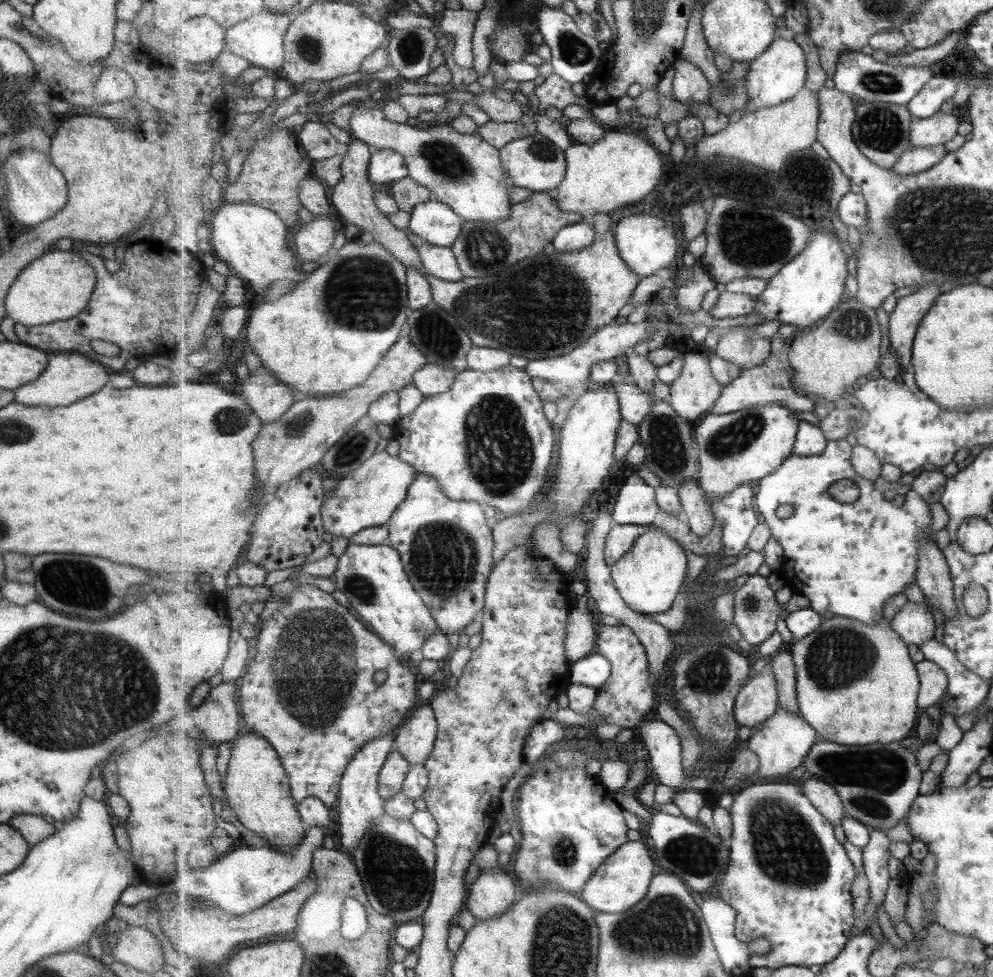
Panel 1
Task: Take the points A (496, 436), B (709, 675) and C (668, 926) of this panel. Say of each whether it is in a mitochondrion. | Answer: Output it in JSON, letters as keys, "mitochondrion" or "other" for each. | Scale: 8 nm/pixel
{"A":"mitochondrion","B":"mitochondrion","C":"mitochondrion"}

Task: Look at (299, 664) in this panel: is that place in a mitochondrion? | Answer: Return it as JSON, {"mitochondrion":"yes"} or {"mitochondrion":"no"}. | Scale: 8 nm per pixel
{"mitochondrion":"yes"}

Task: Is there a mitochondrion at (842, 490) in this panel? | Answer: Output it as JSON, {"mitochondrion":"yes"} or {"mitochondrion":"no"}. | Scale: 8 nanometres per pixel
{"mitochondrion":"yes"}

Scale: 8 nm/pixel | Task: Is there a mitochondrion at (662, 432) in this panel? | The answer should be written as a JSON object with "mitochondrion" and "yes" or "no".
{"mitochondrion":"yes"}

